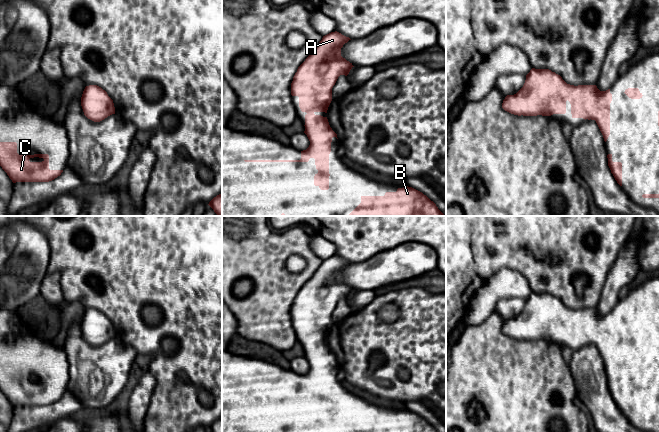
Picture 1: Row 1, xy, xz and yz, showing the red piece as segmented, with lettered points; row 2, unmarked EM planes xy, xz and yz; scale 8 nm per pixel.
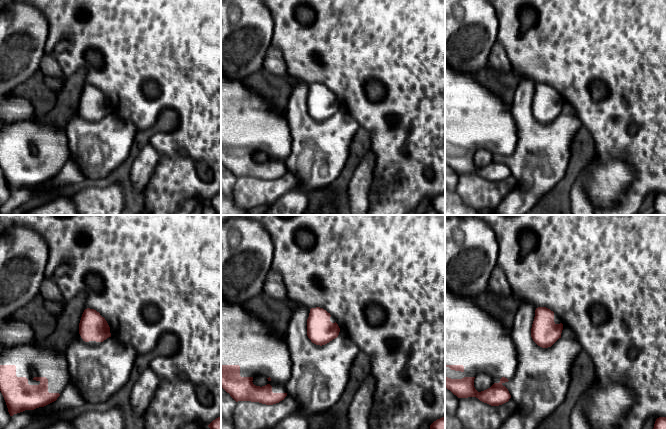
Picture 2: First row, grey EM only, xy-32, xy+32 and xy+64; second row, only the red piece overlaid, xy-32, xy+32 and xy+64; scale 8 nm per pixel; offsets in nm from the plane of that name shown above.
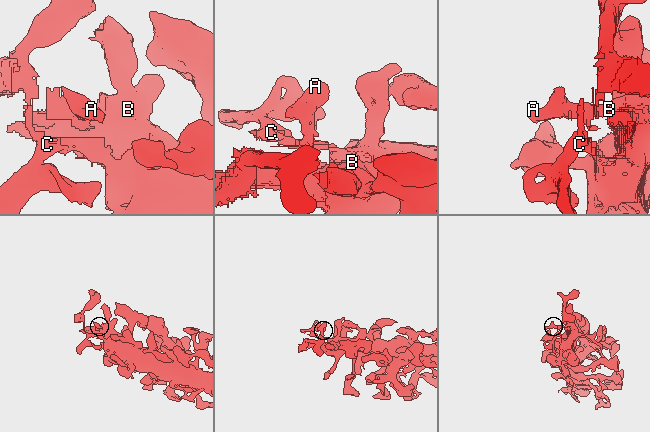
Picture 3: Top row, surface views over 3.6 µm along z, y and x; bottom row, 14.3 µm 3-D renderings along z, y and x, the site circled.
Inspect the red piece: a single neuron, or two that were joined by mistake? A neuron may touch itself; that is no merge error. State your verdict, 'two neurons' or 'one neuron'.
one neuron

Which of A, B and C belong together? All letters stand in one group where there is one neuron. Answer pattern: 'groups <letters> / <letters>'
groups A B C

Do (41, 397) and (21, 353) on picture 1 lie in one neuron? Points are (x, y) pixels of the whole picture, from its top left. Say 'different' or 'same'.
same

